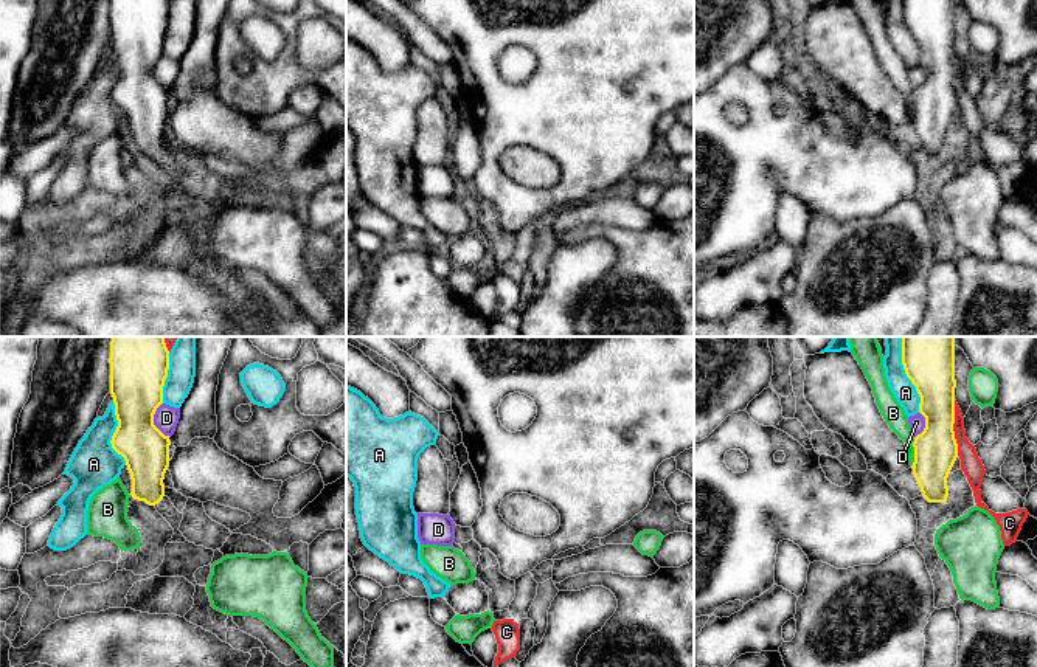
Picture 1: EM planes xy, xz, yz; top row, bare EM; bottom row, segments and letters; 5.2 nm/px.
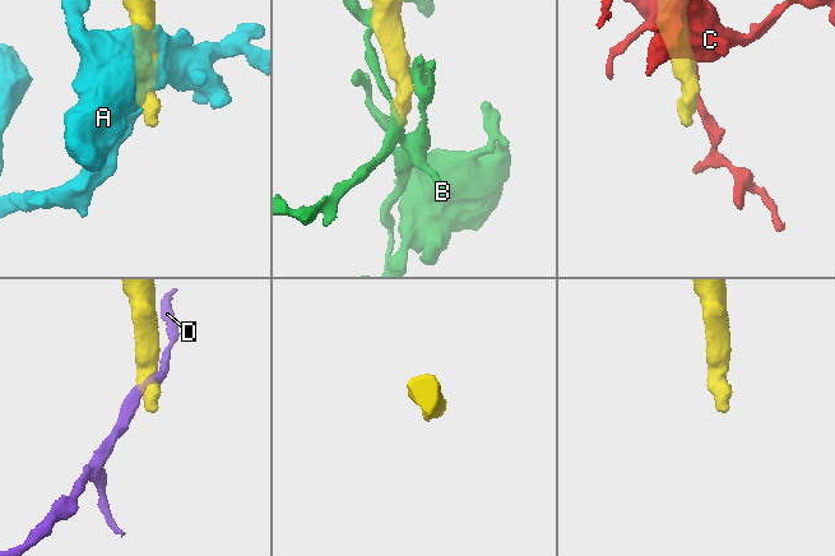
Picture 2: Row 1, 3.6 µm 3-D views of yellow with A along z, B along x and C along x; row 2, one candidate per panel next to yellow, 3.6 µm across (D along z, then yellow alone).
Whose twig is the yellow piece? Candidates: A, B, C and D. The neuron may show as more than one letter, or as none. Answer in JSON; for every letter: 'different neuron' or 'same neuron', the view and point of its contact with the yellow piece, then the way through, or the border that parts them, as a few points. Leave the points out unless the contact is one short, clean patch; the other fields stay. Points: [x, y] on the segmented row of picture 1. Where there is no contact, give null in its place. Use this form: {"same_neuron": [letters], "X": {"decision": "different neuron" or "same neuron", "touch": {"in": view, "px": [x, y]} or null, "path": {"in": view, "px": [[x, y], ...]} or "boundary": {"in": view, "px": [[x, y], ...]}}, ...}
{"same_neuron": [], "A": {"decision": "different neuron", "touch": {"in": "yz", "px": [907, 376]}}, "B": {"decision": "different neuron", "touch": {"in": "yz", "px": [915, 452]}}, "C": {"decision": "different neuron", "touch": {"in": "yz", "px": [952, 428]}}, "D": {"decision": "different neuron", "touch": {"in": "xy", "px": [152, 421]}, "boundary": {"in": "xy", "px": [[162, 402], [154, 414], [154, 424], [169, 436]]}}}

